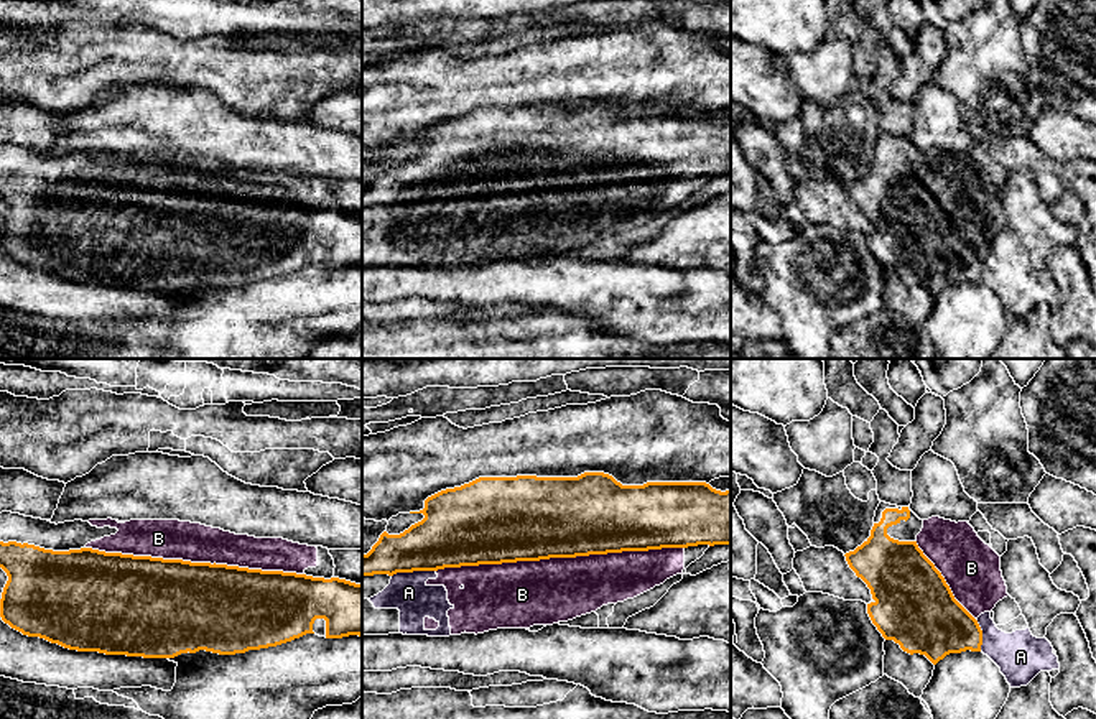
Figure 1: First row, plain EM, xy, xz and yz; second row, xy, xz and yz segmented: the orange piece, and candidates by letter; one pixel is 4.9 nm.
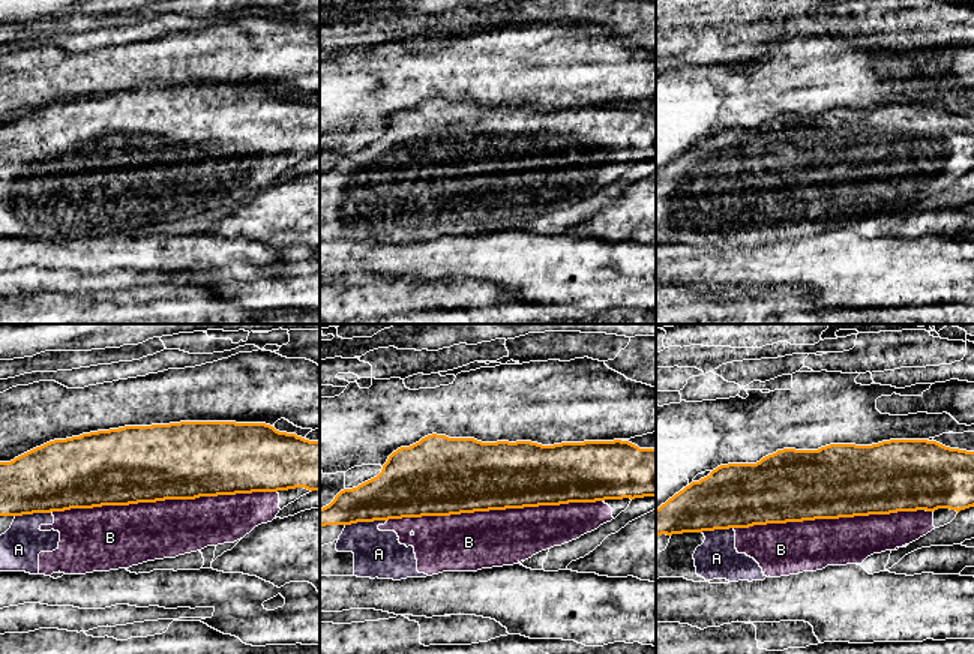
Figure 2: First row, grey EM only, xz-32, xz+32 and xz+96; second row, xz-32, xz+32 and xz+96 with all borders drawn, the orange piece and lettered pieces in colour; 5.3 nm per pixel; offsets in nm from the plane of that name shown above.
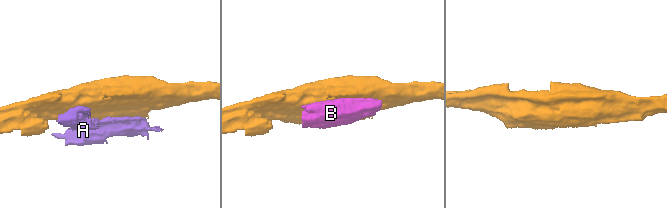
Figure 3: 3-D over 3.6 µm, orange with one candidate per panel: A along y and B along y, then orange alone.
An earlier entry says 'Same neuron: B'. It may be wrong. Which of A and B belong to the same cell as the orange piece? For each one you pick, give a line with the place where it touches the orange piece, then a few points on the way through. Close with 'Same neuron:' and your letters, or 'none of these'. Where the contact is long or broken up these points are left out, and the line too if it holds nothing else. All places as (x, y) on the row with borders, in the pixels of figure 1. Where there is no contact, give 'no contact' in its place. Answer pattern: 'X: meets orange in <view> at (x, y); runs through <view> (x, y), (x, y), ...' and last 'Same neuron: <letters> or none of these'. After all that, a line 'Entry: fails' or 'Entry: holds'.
B: meets orange in xz at (560, 556)
Same neuron: B
Entry: holds

